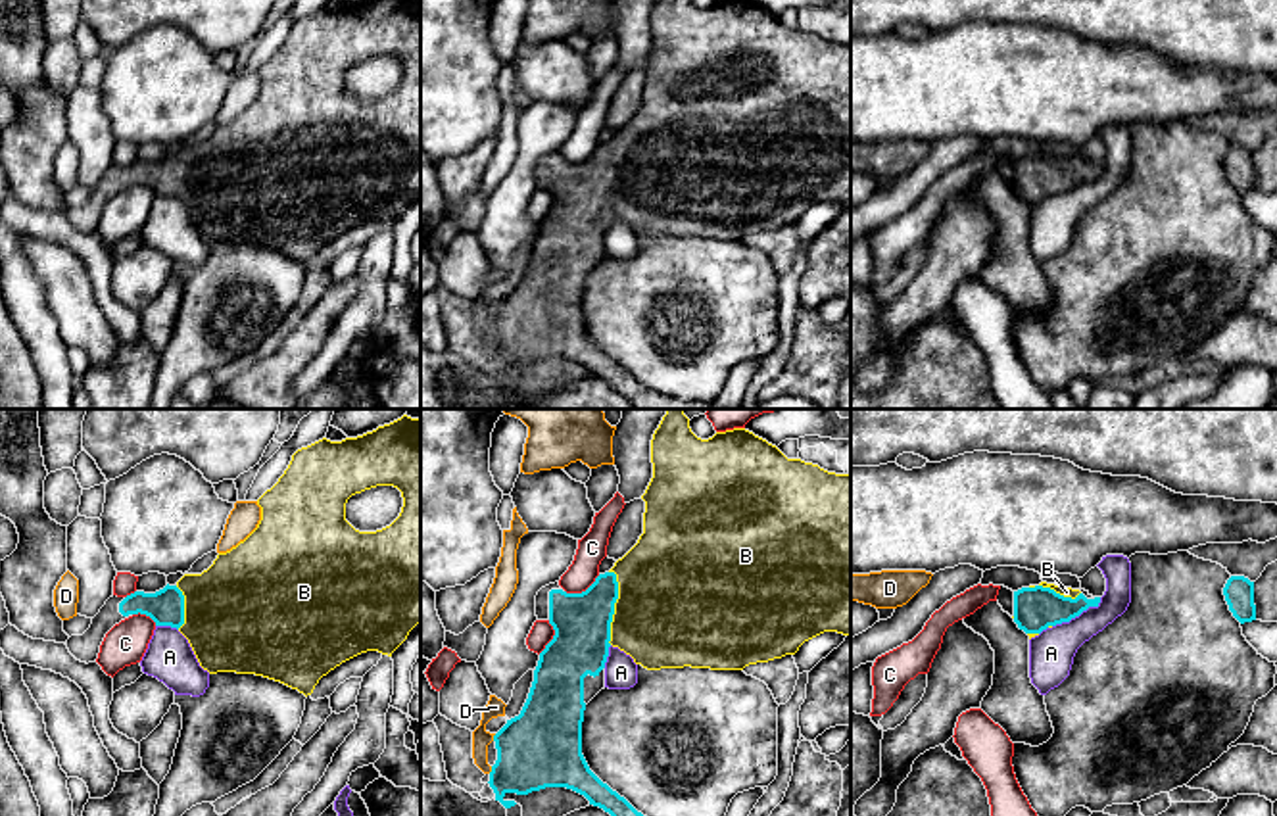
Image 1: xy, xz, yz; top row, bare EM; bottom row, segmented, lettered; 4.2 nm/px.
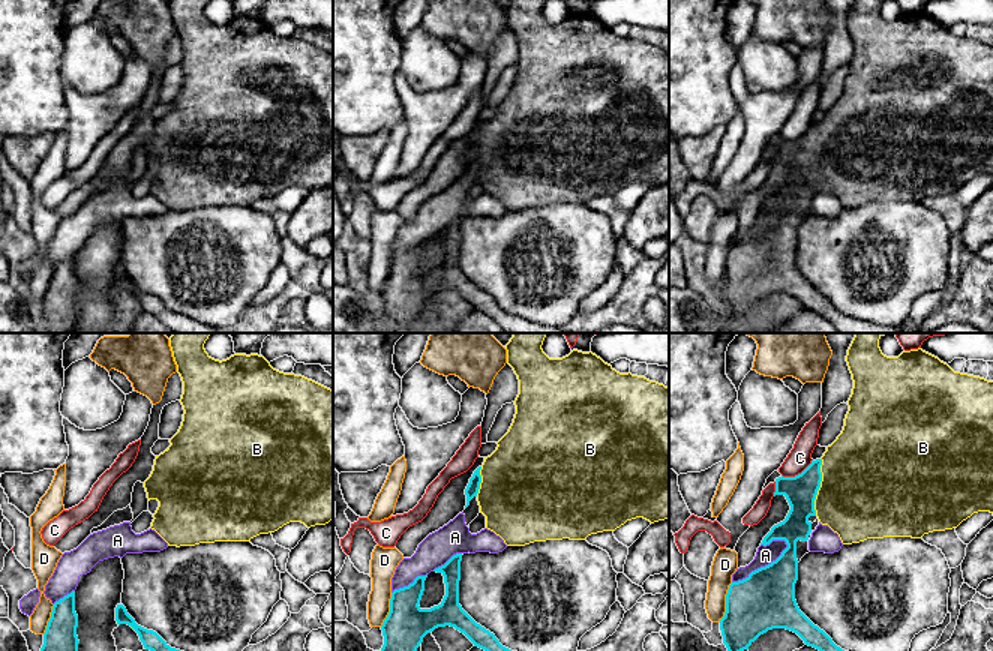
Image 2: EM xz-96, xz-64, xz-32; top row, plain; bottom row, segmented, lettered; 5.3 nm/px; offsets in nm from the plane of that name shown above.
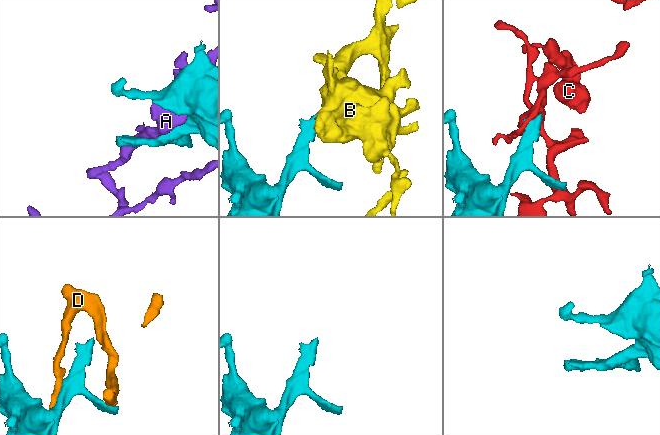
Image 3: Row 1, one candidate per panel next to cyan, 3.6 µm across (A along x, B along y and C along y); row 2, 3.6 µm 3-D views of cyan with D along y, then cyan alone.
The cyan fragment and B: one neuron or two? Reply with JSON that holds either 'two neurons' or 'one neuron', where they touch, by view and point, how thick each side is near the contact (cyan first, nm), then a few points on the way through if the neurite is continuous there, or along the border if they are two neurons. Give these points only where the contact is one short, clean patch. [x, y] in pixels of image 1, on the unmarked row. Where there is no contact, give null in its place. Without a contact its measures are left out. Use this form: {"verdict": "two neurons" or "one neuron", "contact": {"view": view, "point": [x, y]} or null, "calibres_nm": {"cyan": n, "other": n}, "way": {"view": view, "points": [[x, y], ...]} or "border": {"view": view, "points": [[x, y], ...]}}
{"verdict": "one neuron", "contact": {"view": "xz", "point": [613, 177]}, "calibres_nm": {"cyan": 240, "other": 480}, "way": {"view": "xz", "points": [[582, 191], [594, 191], [613, 177], [673, 179]]}}

